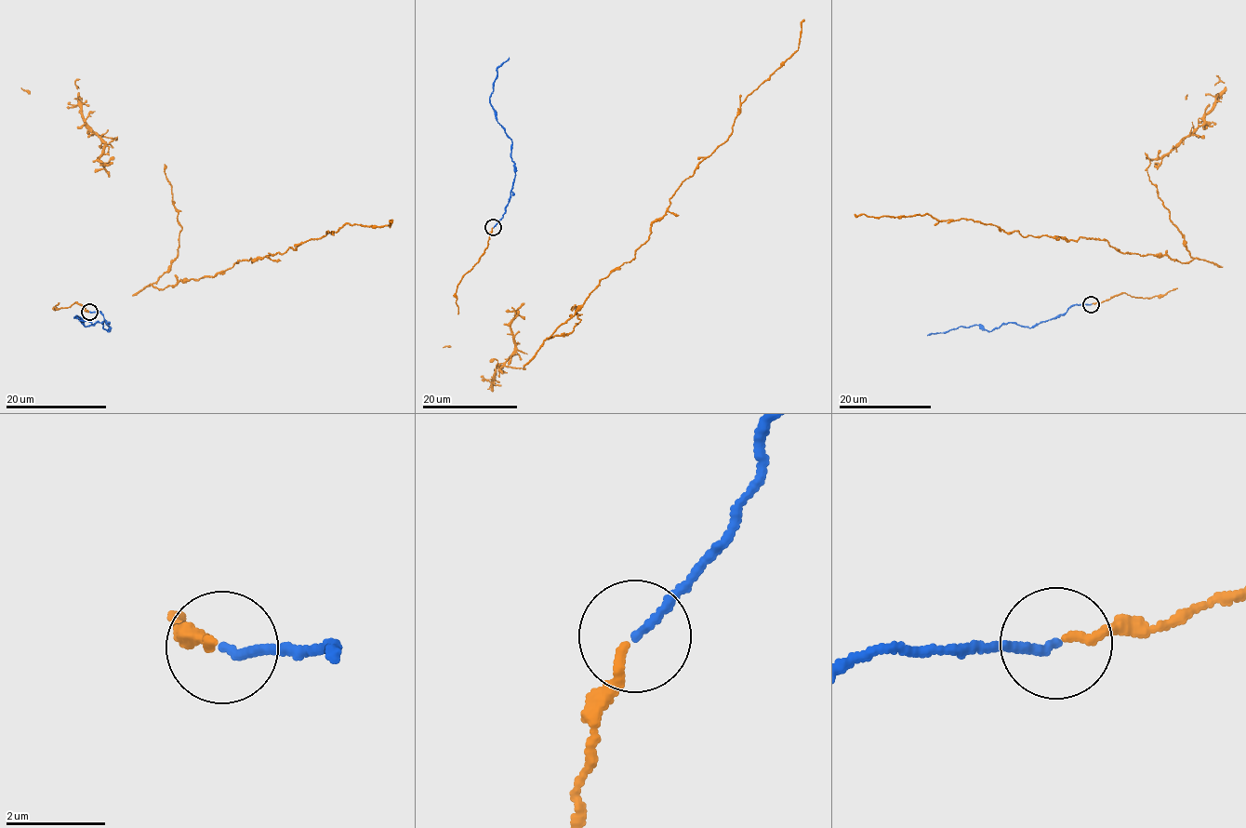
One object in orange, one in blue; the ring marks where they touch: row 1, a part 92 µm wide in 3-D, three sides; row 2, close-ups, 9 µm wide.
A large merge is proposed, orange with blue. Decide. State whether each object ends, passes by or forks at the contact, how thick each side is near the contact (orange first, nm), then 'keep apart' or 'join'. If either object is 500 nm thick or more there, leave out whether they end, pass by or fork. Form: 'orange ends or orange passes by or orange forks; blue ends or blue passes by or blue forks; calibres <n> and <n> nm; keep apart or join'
orange ends; blue ends; calibres 170 and 150 nm; join

